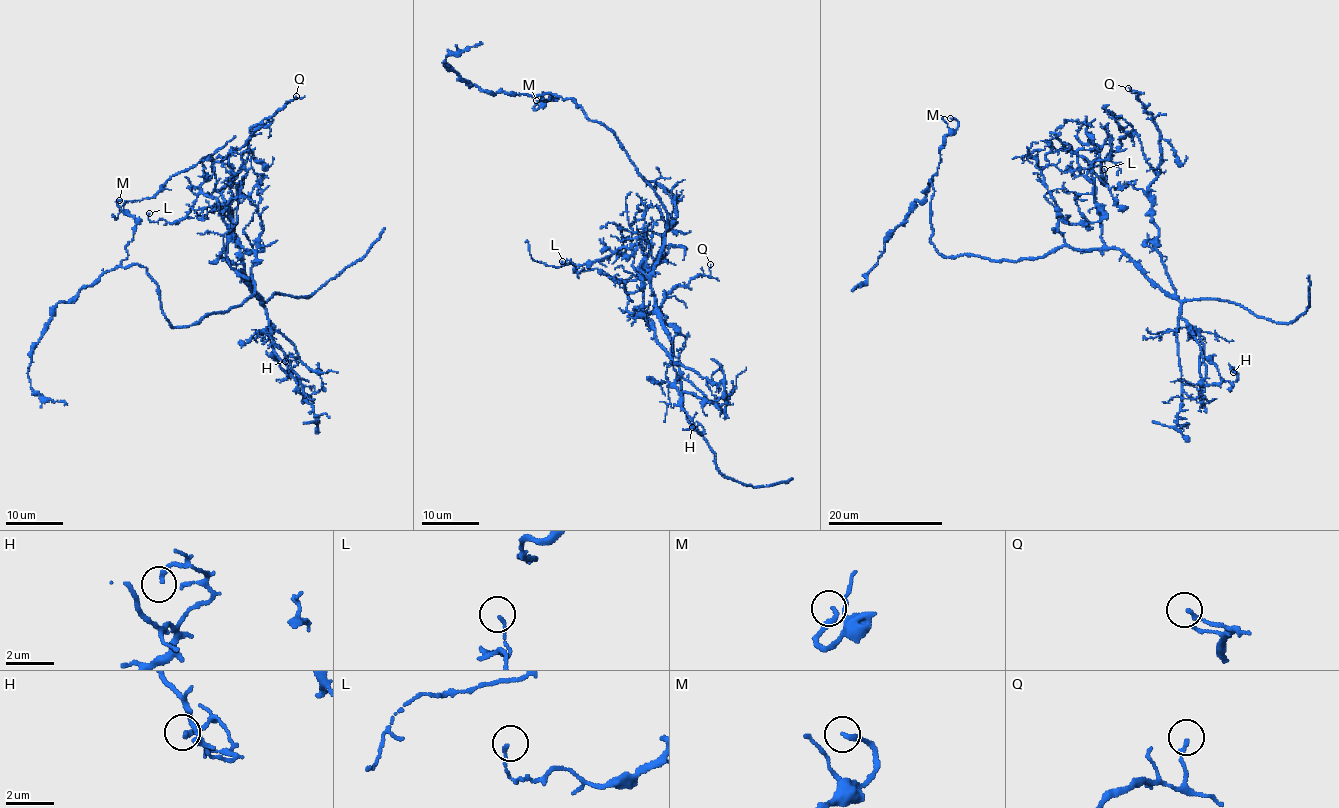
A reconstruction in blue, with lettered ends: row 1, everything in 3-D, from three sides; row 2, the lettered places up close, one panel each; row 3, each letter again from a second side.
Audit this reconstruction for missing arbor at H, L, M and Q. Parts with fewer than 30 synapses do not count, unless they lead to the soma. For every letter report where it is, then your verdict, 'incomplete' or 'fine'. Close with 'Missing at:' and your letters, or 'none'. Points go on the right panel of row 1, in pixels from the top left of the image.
H: place (1233, 372); fine
L: place (1104, 169); fine
M: place (950, 118); fine
Q: place (1128, 88); fine
Missing at: none

